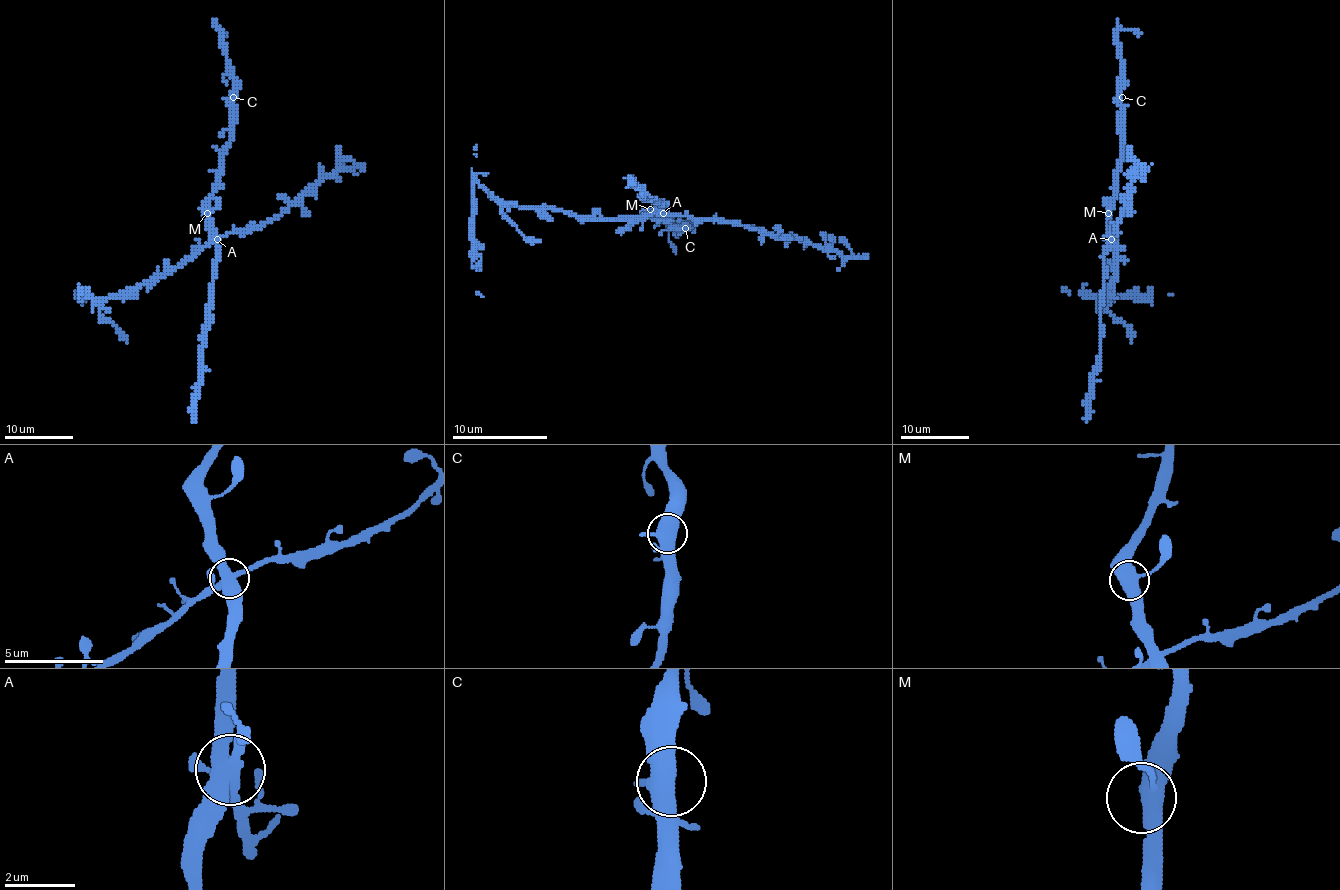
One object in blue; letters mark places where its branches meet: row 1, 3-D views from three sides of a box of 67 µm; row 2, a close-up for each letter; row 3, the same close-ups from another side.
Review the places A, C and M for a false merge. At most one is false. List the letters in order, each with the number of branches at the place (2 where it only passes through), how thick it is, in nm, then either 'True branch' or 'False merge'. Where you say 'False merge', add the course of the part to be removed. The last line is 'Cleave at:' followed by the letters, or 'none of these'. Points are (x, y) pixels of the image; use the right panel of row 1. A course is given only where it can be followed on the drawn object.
A: Branches: 4. Thickness 500 nm. False merge
C: Branches: 4. Thickness 480 nm. True branch
M: Branches: 3. Thickness 500 nm. True branch
Cleave at: A

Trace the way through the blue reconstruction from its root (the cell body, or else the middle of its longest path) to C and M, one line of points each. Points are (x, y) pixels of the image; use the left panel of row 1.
C: (214, 239), (207, 199), (214, 189), (222, 151), (229, 141), (233, 97)
M: (214, 239), (212, 220), (207, 213)

